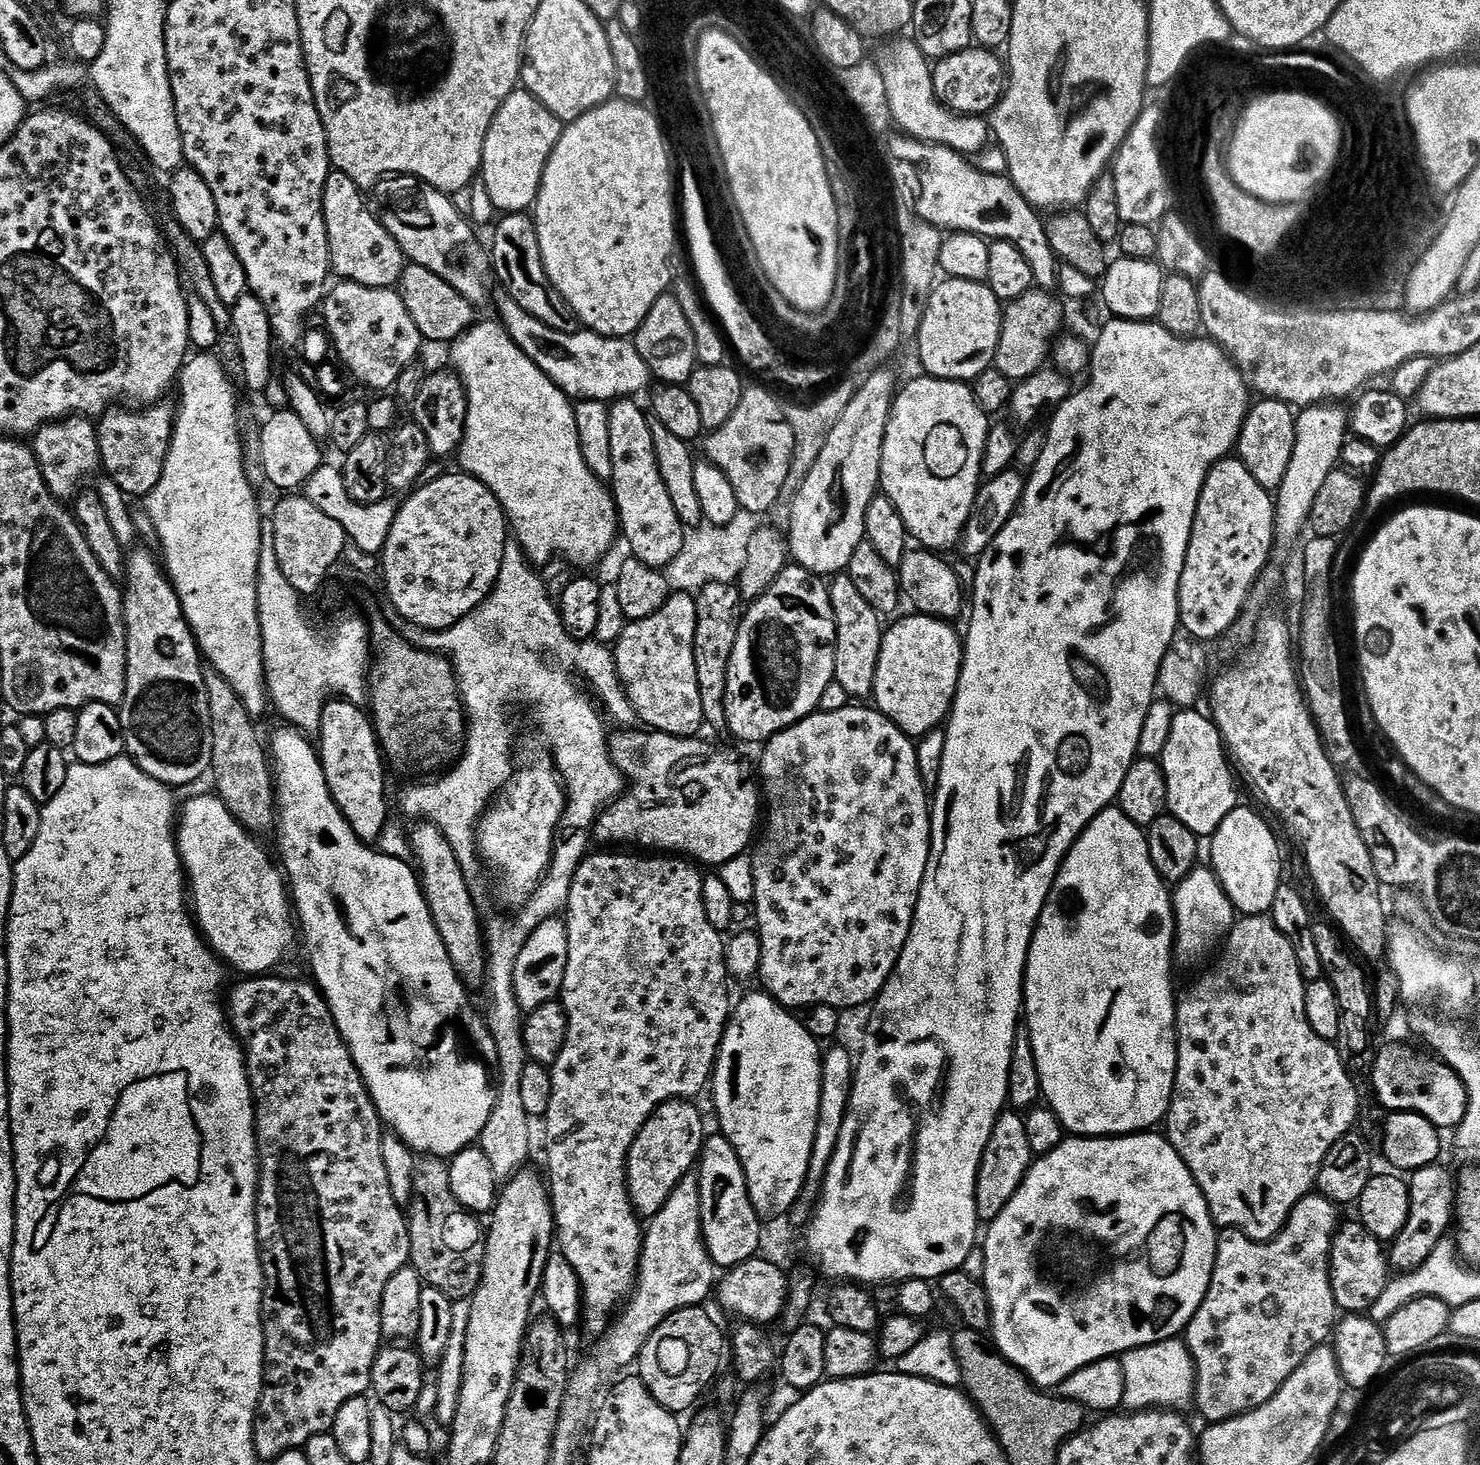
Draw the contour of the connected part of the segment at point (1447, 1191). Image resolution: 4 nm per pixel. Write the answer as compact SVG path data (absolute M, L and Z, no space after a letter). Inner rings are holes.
M1435 1162L1411 1173L1408 1185L1409 1218L1396 1239L1391 1241L1390 1251L1387 1253L1388 1263L1397 1273L1412 1272L1422 1266L1440 1240L1449 1235L1448 1227L1453 1227L1457 1181L1454 1179L1454 1172L1452 1176L1451 1170L1443 1168L1441 1164Z

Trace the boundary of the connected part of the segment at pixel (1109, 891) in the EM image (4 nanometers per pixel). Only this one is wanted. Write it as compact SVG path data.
M1109 806L1104 811L1099 812L1088 827L1085 828L1072 848L1068 851L1068 857L1060 865L1060 873L1052 883L1052 892L1048 895L1048 900L1044 903L1044 909L1040 915L1040 920L1036 924L1036 933L1032 936L1032 945L1028 951L1028 968L1024 971L1024 1006L1022 1009L1023 1019L1026 1021L1029 1030L1030 1042L1033 1046L1034 1058L1037 1062L1038 1078L1040 1079L1040 1091L1047 1107L1054 1110L1054 1114L1062 1122L1065 1133L1072 1136L1132 1136L1136 1132L1146 1132L1157 1127L1156 1123L1163 1121L1168 1114L1168 1107L1172 1101L1172 1091L1176 1081L1176 1002L1178 992L1172 989L1172 968L1174 969L1174 949L1176 946L1176 912L1172 909L1173 893L1169 885L1164 883L1164 879L1154 870L1154 862L1150 862L1150 846L1145 829L1141 825L1130 822L1126 814L1119 806Z

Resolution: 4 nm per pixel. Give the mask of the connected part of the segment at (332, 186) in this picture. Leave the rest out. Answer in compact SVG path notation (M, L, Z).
M335 170L328 173L328 185L324 187L324 217L328 231L328 249L330 250L331 271L337 272L340 280L353 280L362 286L371 288L395 289L399 285L406 267L404 252L394 242L394 238L385 230L383 223L364 205L365 193L346 174Z

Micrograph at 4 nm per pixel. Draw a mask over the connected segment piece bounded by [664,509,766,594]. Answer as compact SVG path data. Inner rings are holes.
M741 509L726 525L704 522L698 528L689 529L685 533L678 558L669 564L664 572L671 591L694 594L700 591L705 581L717 579L720 575L728 583L735 583L739 579L743 567L746 566L750 538L757 533L760 527L763 527L765 520L763 513ZM721 562L723 564L722 572L719 570ZM699 566L701 566L701 570L699 570ZM699 574L702 577L697 578Z

